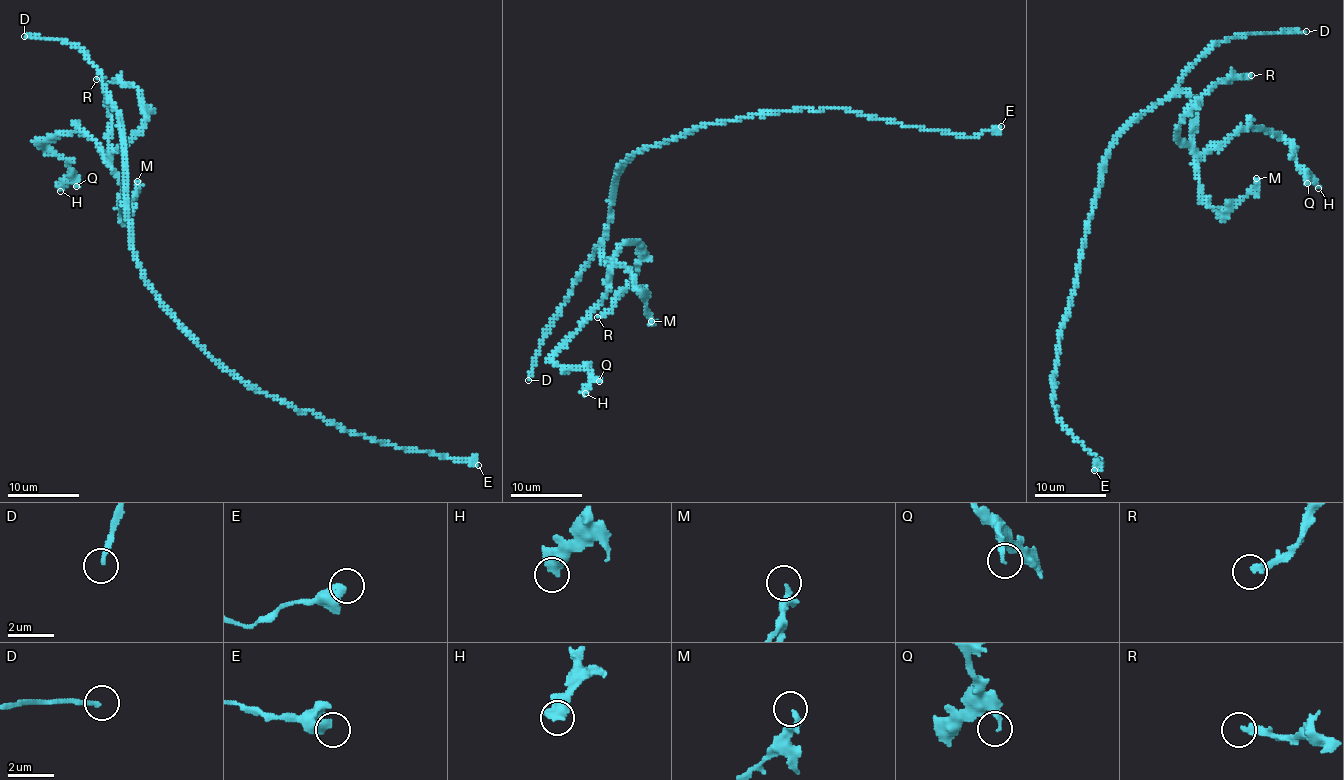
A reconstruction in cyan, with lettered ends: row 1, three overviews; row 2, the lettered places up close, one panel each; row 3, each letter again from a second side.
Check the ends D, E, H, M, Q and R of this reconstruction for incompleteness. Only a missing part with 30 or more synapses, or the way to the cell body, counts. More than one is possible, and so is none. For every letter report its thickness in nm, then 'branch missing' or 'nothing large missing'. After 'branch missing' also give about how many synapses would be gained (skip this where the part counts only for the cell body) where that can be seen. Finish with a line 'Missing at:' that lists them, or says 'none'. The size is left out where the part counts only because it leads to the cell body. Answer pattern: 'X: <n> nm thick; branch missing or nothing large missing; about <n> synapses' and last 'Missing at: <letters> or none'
D: 170 nm thick; nothing large missing
E: 440 nm thick; nothing large missing
H: 300 nm thick; nothing large missing
M: 280 nm thick; nothing large missing
Q: 190 nm thick; nothing large missing
R: 280 nm thick; nothing large missing
Missing at: none

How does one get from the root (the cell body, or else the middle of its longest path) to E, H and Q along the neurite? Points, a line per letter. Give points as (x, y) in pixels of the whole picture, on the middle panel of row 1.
E: (632, 157), (702, 126), (799, 108), (841, 107), (901, 126), (970, 138), (1001, 126)
H: (632, 157), (617, 173), (601, 249), (611, 262), (610, 290), (552, 359), (590, 373), (585, 393)
Q: (632, 157), (617, 173), (601, 249), (611, 262), (610, 290), (552, 359), (583, 367), (599, 381)

